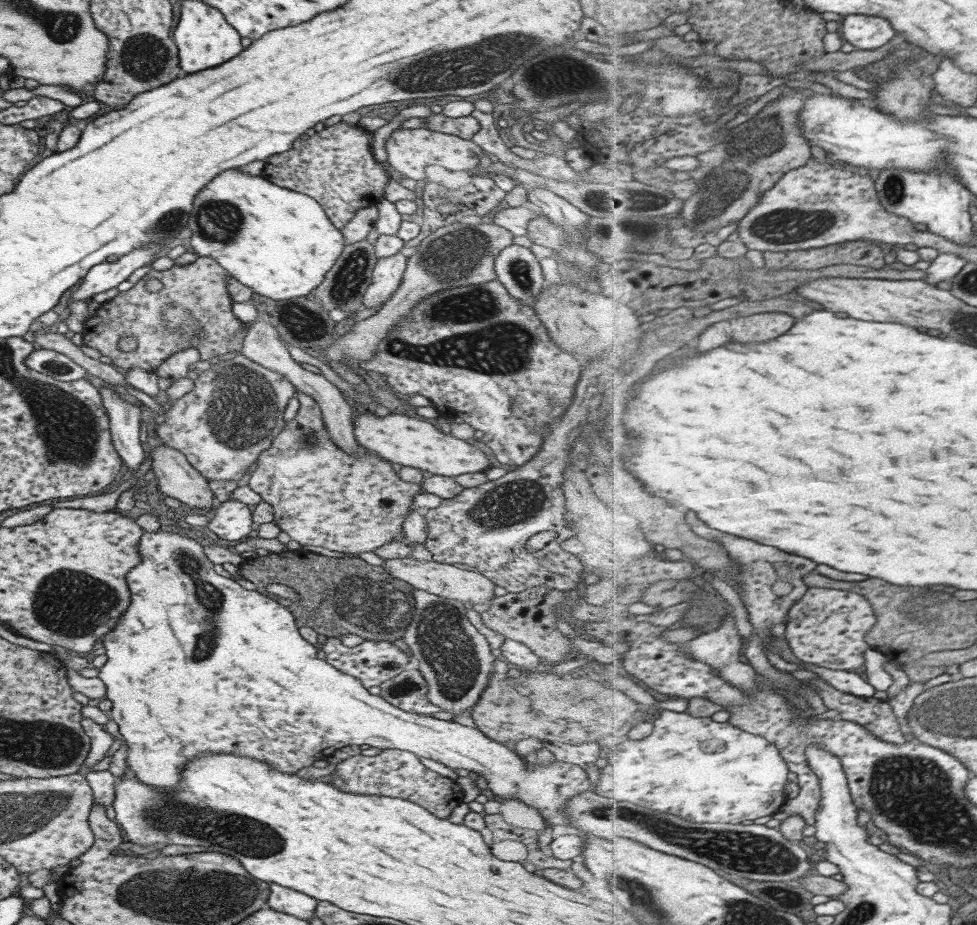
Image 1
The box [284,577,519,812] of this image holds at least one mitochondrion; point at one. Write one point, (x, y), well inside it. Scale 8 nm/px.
(447, 647)

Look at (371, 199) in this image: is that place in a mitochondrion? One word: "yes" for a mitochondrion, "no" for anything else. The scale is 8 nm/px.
no

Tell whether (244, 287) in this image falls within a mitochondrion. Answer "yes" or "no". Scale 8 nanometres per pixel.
no

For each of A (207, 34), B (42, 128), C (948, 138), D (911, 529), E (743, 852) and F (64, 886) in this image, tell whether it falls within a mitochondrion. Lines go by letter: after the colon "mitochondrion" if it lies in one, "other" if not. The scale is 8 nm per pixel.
A: other
B: other
C: other
D: other
E: mitochondrion
F: other

